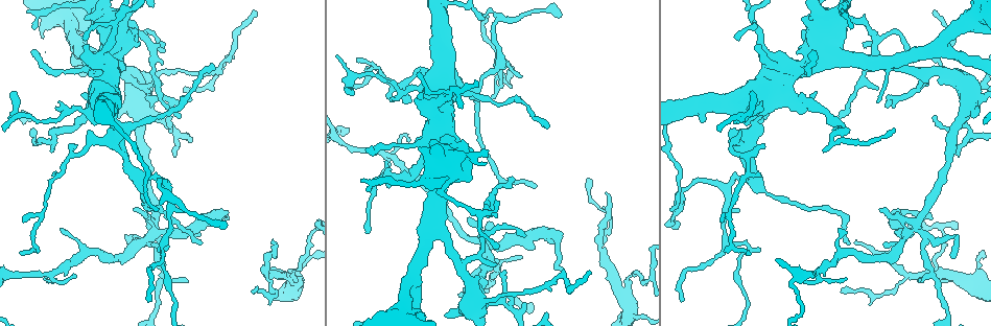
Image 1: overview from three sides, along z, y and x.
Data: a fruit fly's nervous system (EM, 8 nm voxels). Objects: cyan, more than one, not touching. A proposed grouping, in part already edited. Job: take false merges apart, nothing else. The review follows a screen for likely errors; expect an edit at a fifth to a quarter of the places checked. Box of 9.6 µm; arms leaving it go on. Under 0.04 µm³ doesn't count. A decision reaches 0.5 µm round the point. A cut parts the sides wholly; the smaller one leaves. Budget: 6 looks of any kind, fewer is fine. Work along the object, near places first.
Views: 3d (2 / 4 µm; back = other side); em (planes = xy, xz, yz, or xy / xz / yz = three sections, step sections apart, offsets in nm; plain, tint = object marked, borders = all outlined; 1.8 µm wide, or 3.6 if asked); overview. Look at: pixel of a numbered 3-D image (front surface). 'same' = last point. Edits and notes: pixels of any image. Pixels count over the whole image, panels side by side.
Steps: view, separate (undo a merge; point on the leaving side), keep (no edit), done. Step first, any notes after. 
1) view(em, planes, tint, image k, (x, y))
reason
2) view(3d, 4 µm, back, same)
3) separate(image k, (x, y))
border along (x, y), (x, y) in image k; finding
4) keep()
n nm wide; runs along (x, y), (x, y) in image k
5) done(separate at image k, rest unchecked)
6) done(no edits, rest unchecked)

view(3d, 4 µm, image 1, (473, 300))
small branch off a trunk

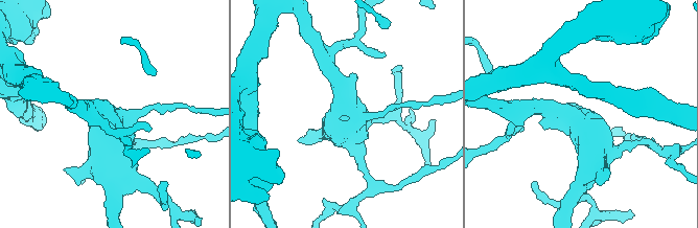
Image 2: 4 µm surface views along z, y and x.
view(em, 3.6 µm, planes, tint, image 2, (347, 114))
4 arms

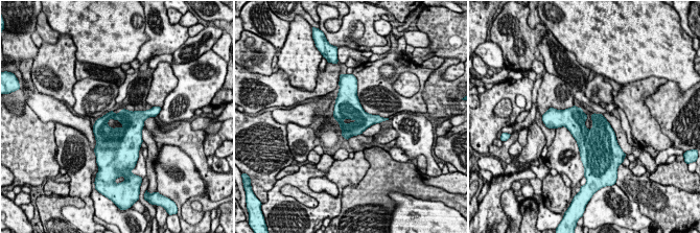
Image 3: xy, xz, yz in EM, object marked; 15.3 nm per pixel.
keep()
260 nm wide; all the same cell

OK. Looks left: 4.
view(em, yz, step 16, tint, image 1, (293, 278))
thin arm on a thick one

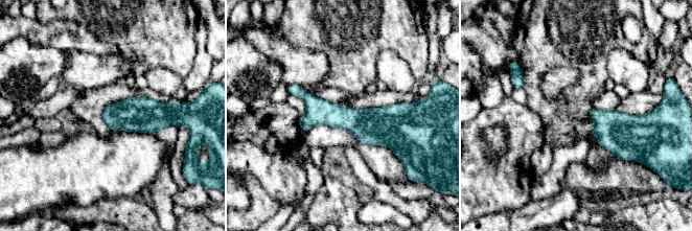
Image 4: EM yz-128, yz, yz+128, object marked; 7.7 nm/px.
keep()
all the same cell

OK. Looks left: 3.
view(3d, 4 µm, image 1, (908, 233))
looks like a crossing

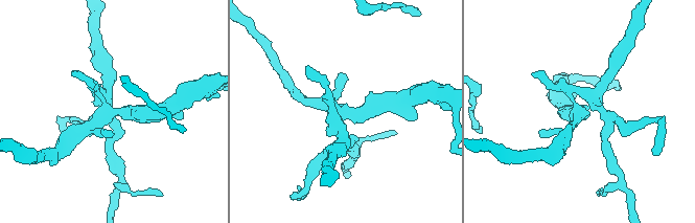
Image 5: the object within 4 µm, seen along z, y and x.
view(em, xy, step 16, tint, image 5, (580, 112))

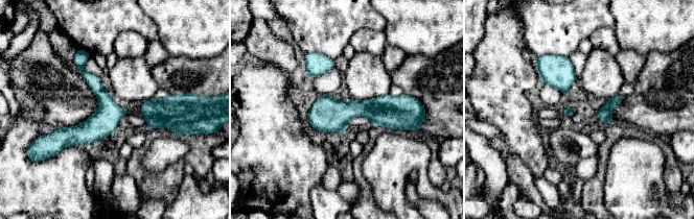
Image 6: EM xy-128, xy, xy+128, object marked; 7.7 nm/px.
separate(image 6, (94, 82))
70 nm wide; the part that leaves runs along (410, 105), (352, 108), (310, 118) in image 6; a second cell is stuck on

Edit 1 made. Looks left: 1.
done(separate at image 6, rest unchecked)

